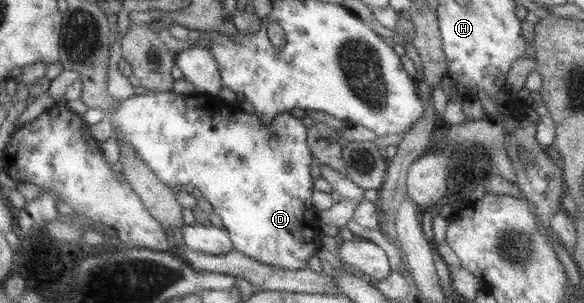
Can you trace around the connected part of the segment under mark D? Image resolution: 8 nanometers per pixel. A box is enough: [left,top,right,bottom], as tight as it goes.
[109,91,321,270]

